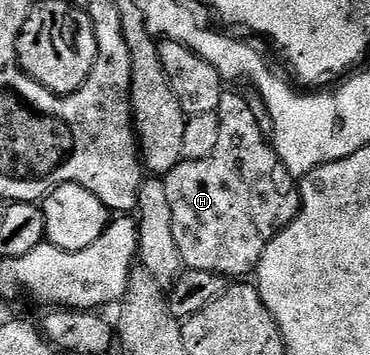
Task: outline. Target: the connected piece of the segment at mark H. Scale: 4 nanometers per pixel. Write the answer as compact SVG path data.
M225 92L218 107L220 127L214 150L201 158L182 160L171 172L163 175L166 200L170 200L170 216L174 238L185 267L228 274L248 274L255 271L264 249L279 230L283 230L300 212L300 187L297 179L276 155L269 135L259 128L243 93Z

